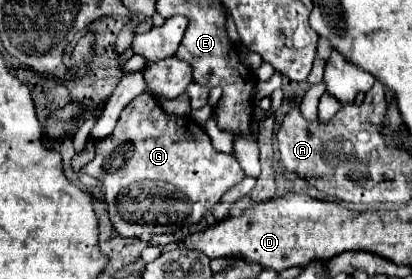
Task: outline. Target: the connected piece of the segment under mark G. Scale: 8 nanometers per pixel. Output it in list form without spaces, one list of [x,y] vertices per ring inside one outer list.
[[[141,93],[121,111],[113,133],[99,141],[99,145],[95,145],[95,159],[83,167],[83,173],[89,173],[95,179],[103,181],[103,185],[107,187],[105,203],[111,211],[115,211],[115,217],[121,217],[125,211],[133,209],[163,209],[163,205],[159,205],[163,203],[163,197],[149,197],[139,203],[131,199],[131,189],[135,189],[135,185],[143,185],[143,181],[155,181],[155,185],[163,185],[163,189],[167,189],[167,197],[185,201],[191,221],[199,221],[205,209],[217,203],[223,193],[233,189],[245,177],[237,159],[233,155],[217,151],[199,123],[195,123],[191,117],[163,113],[157,101],[153,101],[151,93]]]

